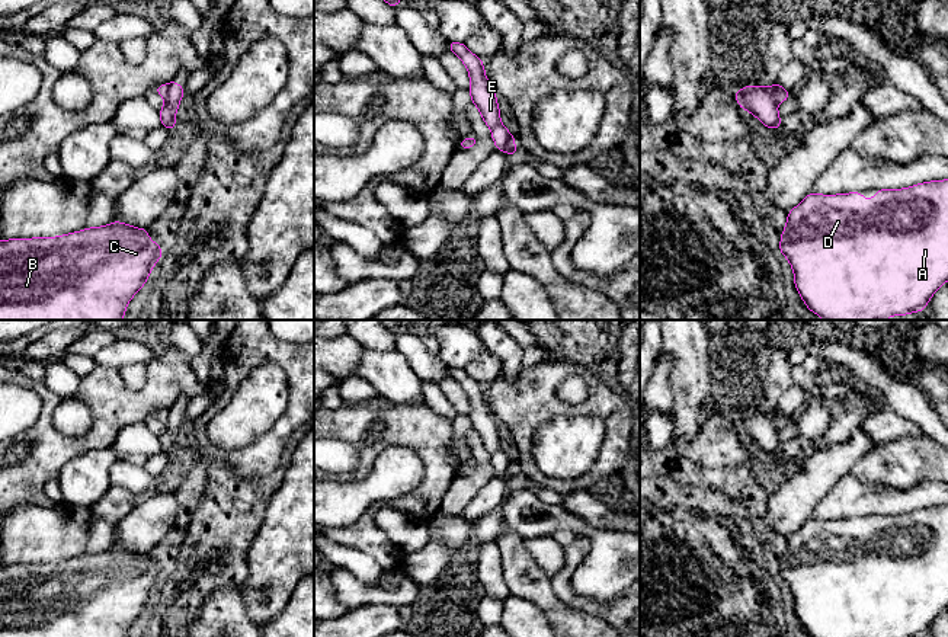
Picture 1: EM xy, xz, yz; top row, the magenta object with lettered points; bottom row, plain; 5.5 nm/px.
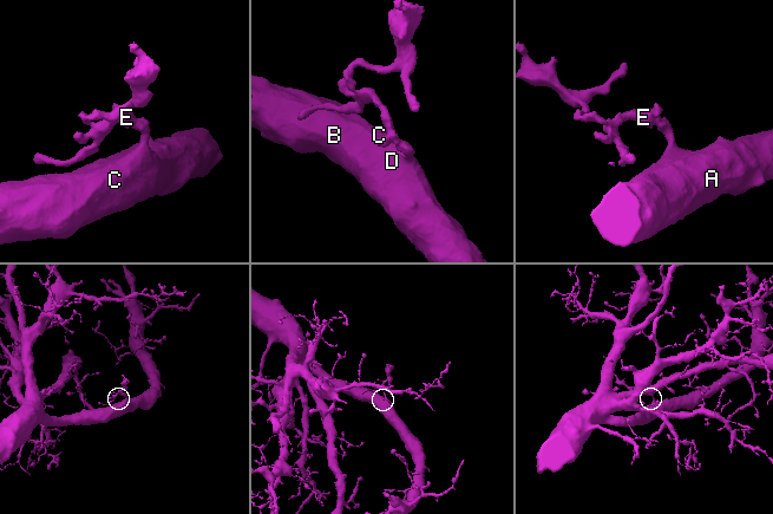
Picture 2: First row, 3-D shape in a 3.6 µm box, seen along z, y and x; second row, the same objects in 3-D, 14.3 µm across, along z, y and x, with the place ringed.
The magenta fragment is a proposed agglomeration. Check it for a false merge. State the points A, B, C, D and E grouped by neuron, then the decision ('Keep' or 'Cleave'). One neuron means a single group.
Groups: A B C D / E. Cleave

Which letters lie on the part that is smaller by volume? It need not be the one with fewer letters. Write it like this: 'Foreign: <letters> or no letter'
Foreign: E

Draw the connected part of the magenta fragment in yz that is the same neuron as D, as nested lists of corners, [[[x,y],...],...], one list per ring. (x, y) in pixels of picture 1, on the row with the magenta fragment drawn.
[[[948,179],[903,189],[877,189],[874,199],[865,199],[861,192],[810,192],[787,214],[779,250],[794,271],[801,300],[824,320],[885,320],[919,313],[948,281]]]

